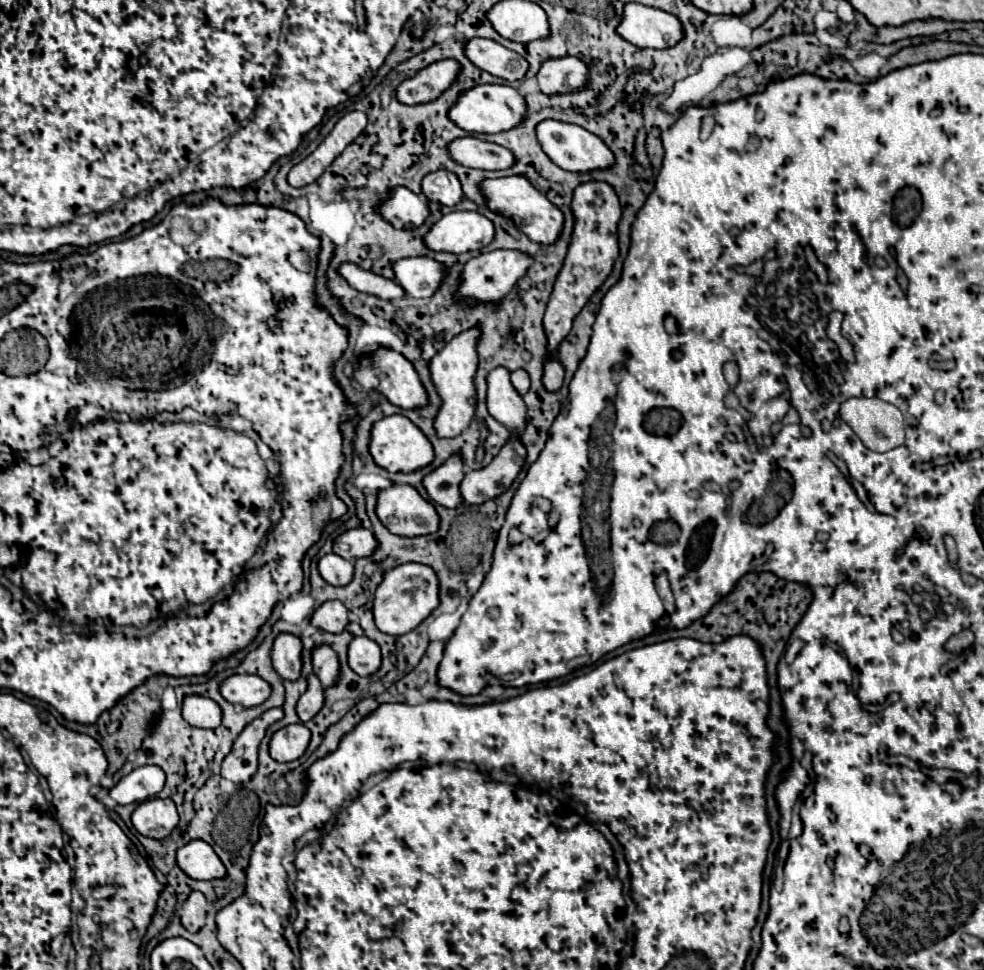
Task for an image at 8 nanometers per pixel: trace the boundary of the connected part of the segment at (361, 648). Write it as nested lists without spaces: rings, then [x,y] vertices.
[[[358,636],[348,646],[348,666],[358,676],[370,676],[380,668],[380,648],[366,636]]]

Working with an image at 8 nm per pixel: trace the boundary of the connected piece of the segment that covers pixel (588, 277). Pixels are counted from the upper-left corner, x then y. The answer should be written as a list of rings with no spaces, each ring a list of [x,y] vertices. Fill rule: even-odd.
[[[590,180],[580,184],[574,190],[571,209],[575,218],[572,240],[568,246],[568,254],[560,274],[554,284],[554,292],[550,296],[546,314],[544,314],[544,332],[548,336],[548,354],[544,362],[542,384],[548,392],[558,392],[558,366],[564,370],[560,360],[556,358],[560,342],[570,334],[574,316],[582,310],[582,306],[590,300],[590,296],[604,284],[612,266],[619,256],[618,222],[622,216],[622,208],[612,186],[600,180]],[[612,208],[612,210],[610,210]],[[584,214],[586,216],[584,216]]]

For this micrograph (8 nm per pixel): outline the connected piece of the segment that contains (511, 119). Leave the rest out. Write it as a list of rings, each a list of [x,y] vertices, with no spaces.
[[[480,84],[470,90],[460,92],[454,106],[448,110],[448,118],[460,126],[466,132],[484,132],[484,134],[496,134],[502,130],[510,130],[520,122],[524,116],[524,96],[512,86],[500,86],[500,84]]]

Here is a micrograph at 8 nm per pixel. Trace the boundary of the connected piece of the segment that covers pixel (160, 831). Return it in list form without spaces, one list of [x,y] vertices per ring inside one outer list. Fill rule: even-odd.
[[[150,798],[136,806],[132,814],[134,828],[148,838],[166,838],[178,822],[176,806],[170,798]]]

